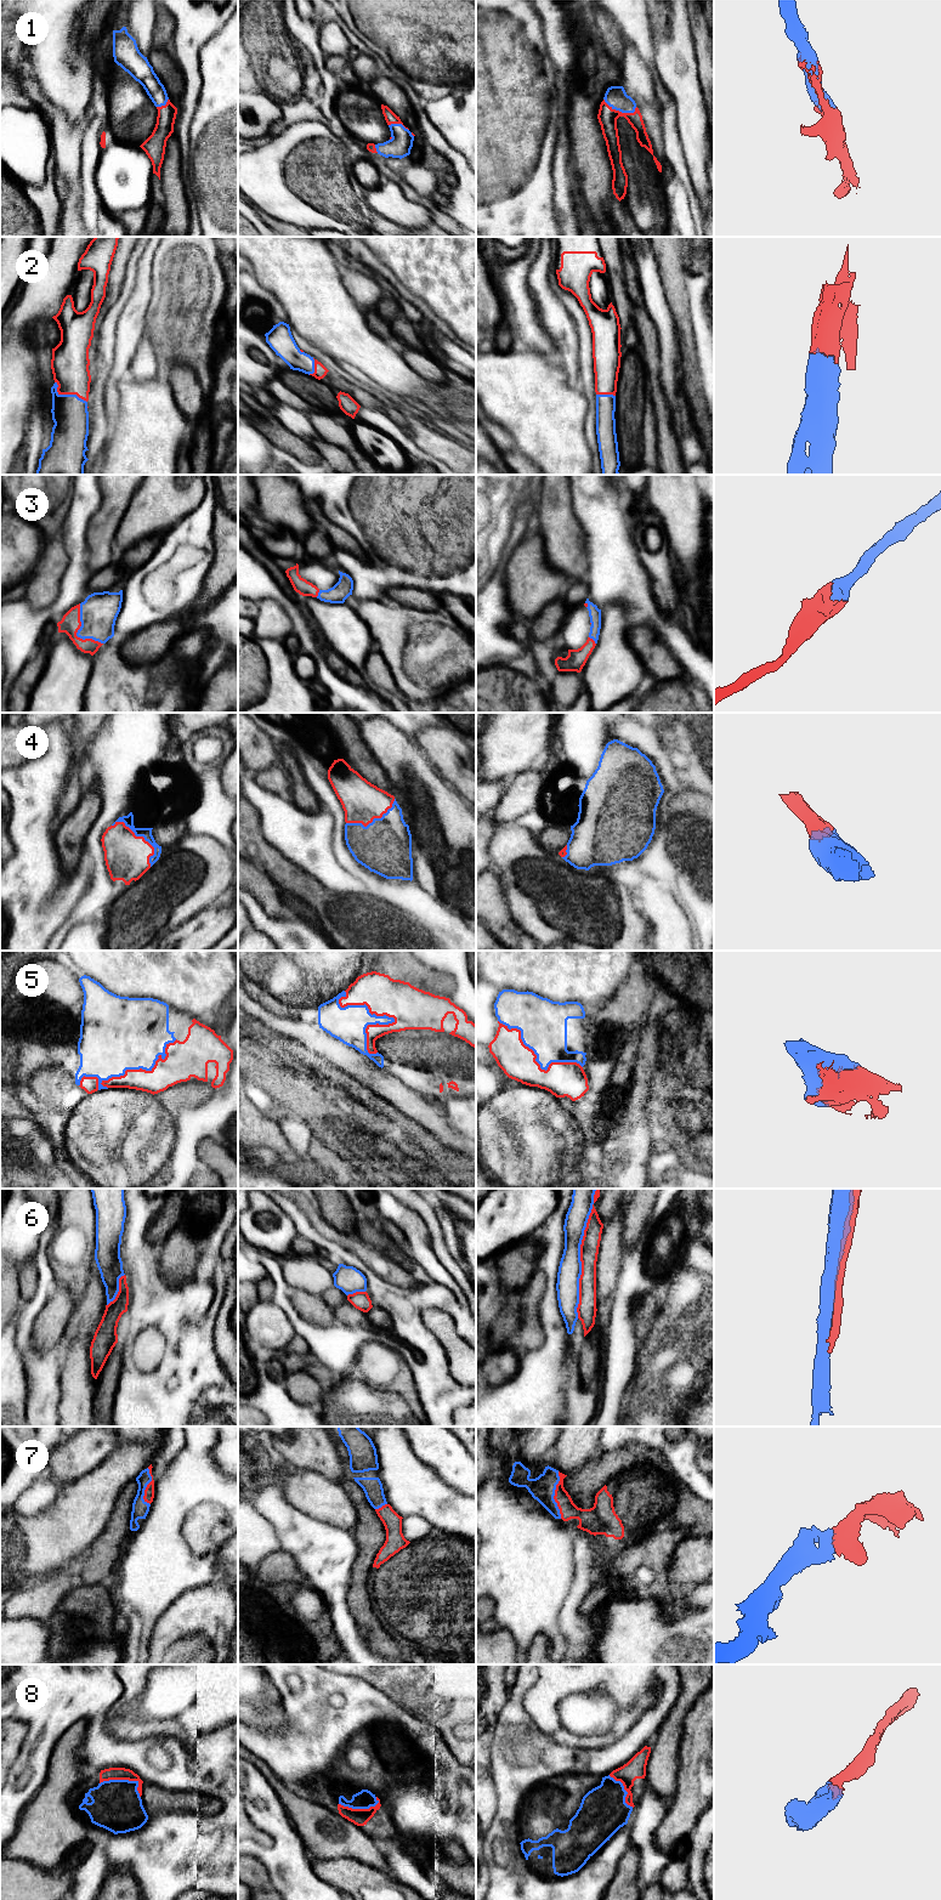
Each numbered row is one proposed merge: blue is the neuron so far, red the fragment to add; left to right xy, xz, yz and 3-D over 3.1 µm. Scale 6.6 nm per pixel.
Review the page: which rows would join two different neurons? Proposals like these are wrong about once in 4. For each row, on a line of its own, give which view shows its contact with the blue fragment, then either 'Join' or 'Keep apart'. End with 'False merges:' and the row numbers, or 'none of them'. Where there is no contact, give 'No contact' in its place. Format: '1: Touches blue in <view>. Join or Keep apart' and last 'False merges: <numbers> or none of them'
1: Touches blue in yz. Join
2: Touches blue in xy. Join
3: Touches blue in xy. Join
4: Touches blue in xy. Join
5: Touches blue in xy. Join
6: Touches blue in yz. Keep apart
7: Touches blue in yz. Join
8: Touches blue in xy. Join
False merges: 6

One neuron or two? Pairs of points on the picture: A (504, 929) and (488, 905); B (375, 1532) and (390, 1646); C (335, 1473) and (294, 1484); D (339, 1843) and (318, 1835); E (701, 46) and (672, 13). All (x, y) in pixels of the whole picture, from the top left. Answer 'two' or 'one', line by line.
A: one
B: one
C: two
D: one
E: two

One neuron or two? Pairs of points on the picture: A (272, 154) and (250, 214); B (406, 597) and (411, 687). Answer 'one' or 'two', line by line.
A: two
B: two

